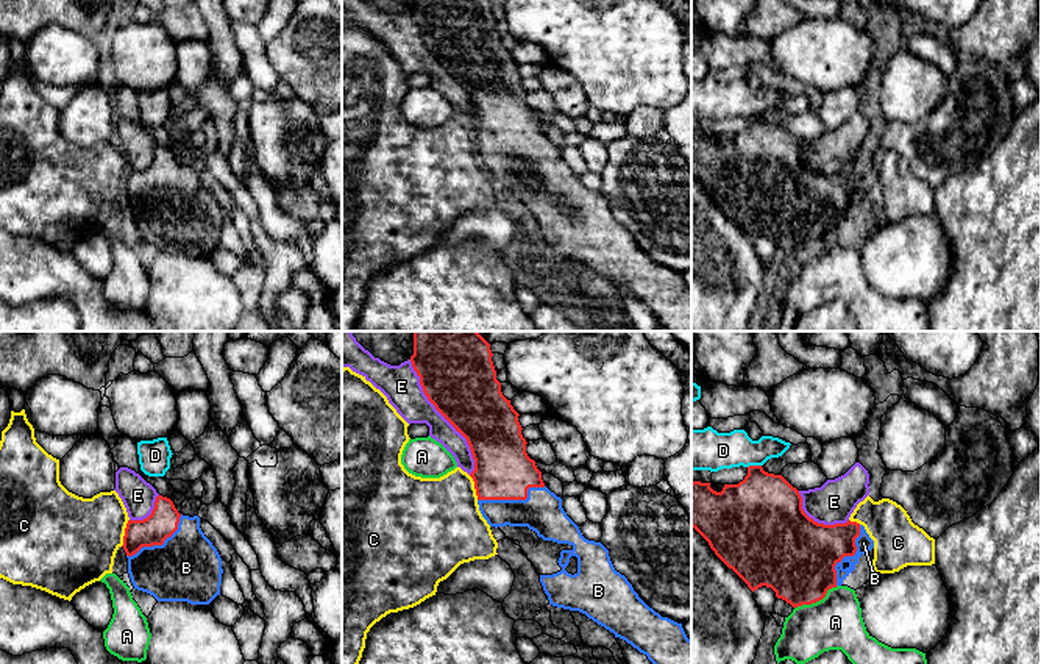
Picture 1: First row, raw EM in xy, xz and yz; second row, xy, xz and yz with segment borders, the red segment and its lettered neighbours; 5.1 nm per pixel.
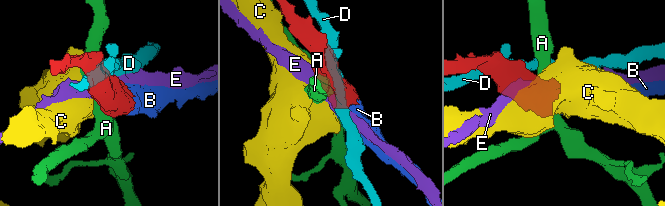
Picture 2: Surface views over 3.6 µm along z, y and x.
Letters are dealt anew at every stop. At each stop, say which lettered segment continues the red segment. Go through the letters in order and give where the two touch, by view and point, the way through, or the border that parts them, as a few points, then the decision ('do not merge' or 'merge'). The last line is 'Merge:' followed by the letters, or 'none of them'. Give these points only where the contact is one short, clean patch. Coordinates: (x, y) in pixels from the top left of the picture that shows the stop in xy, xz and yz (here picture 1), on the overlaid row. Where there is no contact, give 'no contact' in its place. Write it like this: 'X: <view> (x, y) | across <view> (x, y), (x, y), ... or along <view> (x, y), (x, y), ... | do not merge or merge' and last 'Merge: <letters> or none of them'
A: yz (817, 600) | along yz (837, 586), (832, 586), (821, 599), (795, 608) | do not merge
B: xz (514, 499) | merge
C: xy (125, 533) | along xy (128, 519), (120, 546) | do not merge
D: yz (754, 466) | do not merge
E: xz (444, 416) | do not merge
Merge: B

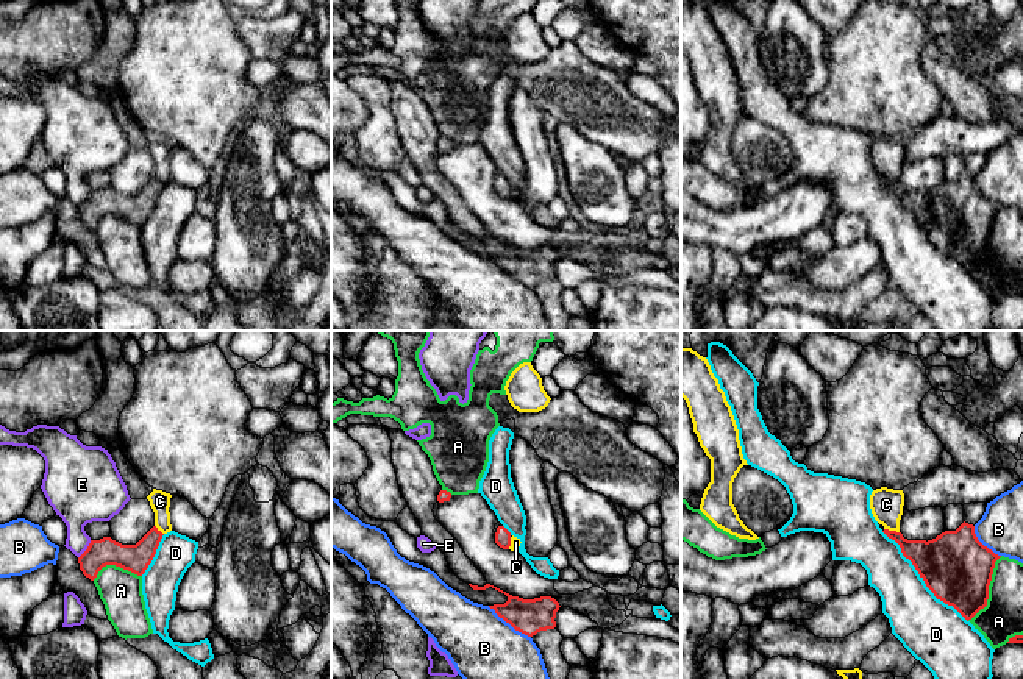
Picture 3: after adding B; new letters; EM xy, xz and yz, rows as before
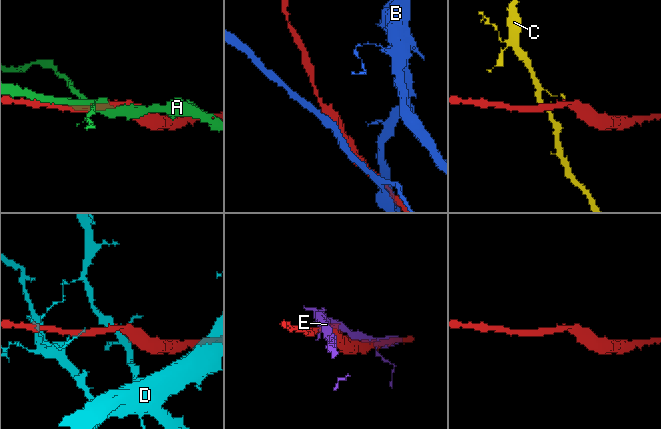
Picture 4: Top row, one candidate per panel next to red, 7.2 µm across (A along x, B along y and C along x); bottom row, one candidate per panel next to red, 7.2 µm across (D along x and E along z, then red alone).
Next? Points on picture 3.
A: yz (987, 590) | do not merge
B: xz (509, 623) | do not merge
C: yz (892, 531) | along yz (884, 528), (898, 533) | do not merge
D: yz (920, 576) | do not merge
E: xy (86, 550) | do not merge
Merge: none of them

